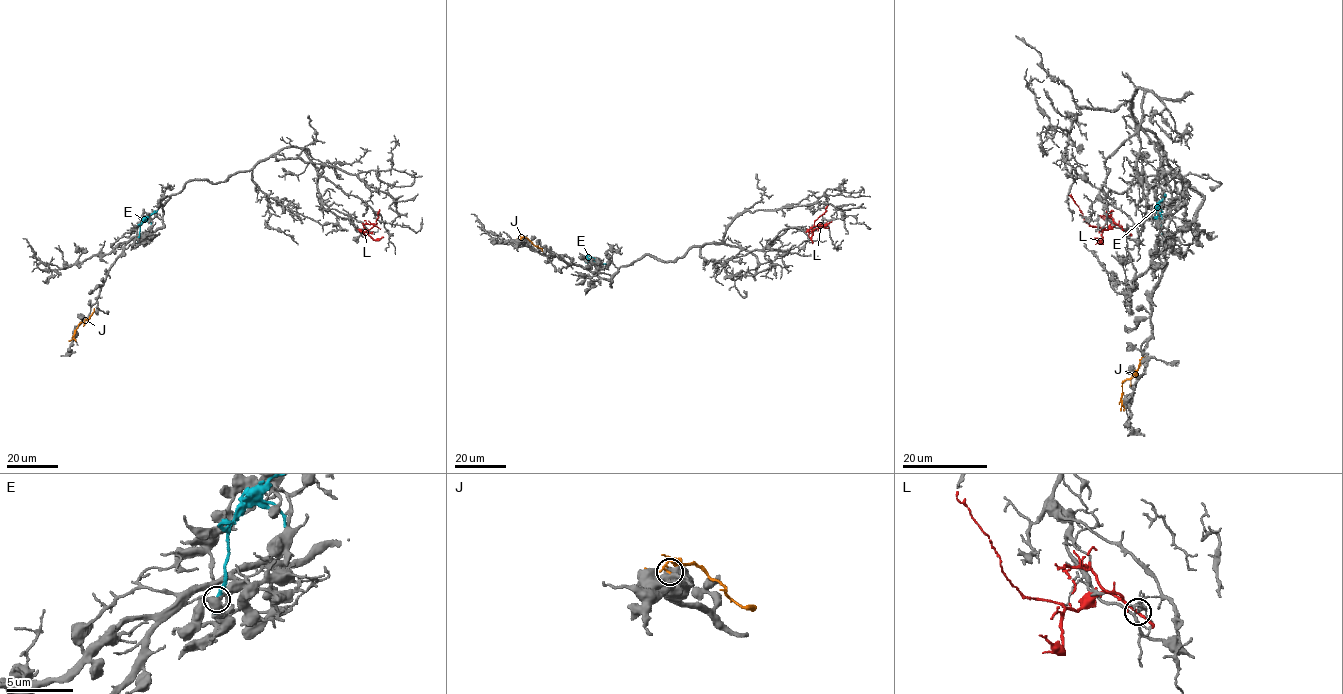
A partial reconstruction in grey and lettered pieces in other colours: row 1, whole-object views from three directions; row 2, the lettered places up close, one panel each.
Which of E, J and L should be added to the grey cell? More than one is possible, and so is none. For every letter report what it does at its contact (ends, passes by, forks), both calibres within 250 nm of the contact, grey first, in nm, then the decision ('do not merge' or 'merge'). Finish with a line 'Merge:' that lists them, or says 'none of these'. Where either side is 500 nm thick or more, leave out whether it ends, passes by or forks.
E: it ends there; 400 nm thick on the grey side, 320 nm on the other; do not merge
J: 600 nm thick on the grey side, 100 nm on the other; do not merge
L: it forks there; 130 nm thick on the grey side, 170 nm on the other; do not merge
Merge: none of these

